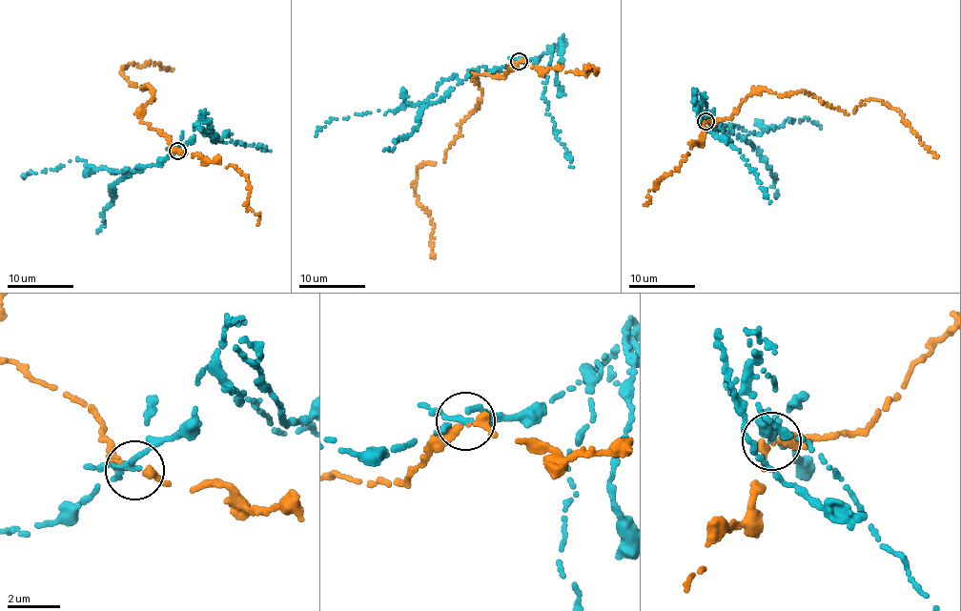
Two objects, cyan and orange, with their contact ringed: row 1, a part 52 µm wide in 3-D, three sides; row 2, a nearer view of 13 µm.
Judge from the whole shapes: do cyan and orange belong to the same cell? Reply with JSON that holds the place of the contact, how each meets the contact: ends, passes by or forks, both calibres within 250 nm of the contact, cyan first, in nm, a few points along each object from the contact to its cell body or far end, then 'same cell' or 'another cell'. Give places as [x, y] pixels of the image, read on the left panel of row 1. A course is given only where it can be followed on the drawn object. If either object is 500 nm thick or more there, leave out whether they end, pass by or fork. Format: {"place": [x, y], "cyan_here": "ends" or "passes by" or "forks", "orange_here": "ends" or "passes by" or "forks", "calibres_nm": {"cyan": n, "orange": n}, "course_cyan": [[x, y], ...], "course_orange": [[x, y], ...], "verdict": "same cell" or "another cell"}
{"place": [177, 151], "cyan_here": "forks", "orange_here": "passes by", "calibres_nm": {"cyan": 170, "orange": 240}, "course_cyan": [[177, 151], [135, 171], [92, 169], [77, 158], [23, 177]], "course_orange": [[177, 150], [143, 123], [152, 88], [121, 71], [153, 62], [173, 69]], "verdict": "another cell"}

